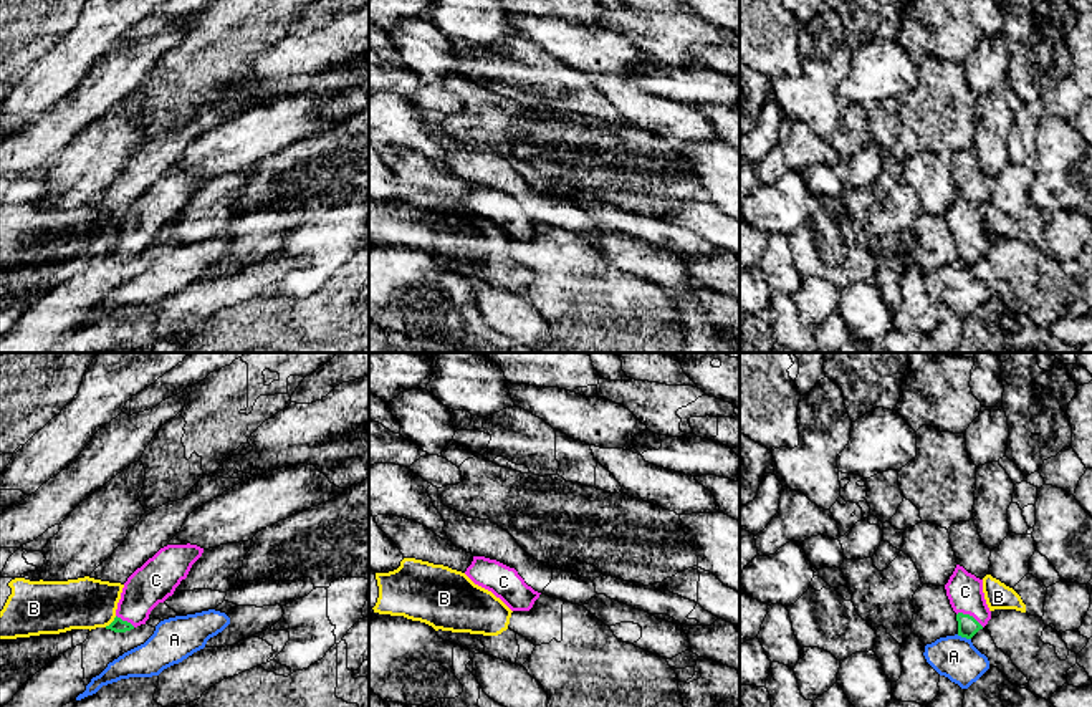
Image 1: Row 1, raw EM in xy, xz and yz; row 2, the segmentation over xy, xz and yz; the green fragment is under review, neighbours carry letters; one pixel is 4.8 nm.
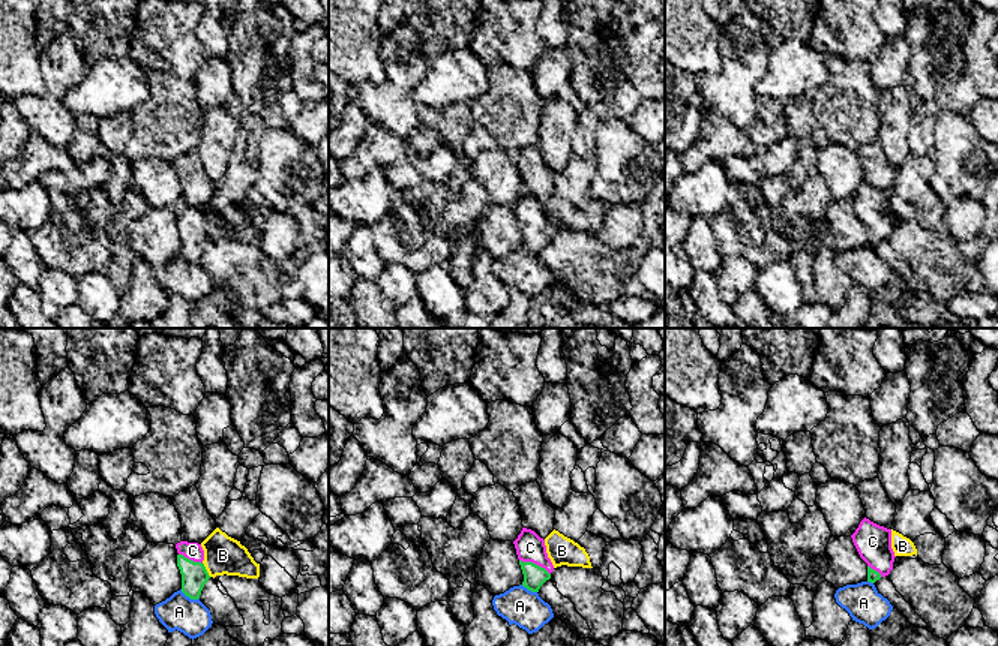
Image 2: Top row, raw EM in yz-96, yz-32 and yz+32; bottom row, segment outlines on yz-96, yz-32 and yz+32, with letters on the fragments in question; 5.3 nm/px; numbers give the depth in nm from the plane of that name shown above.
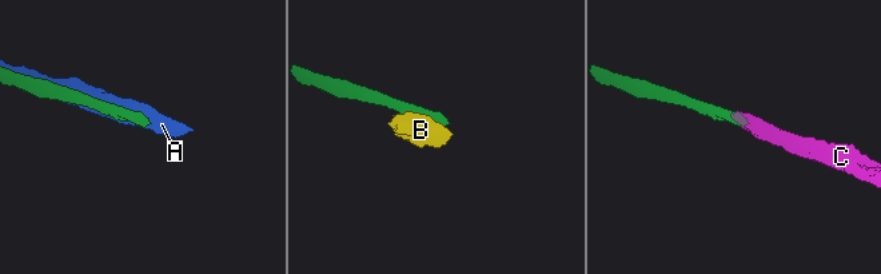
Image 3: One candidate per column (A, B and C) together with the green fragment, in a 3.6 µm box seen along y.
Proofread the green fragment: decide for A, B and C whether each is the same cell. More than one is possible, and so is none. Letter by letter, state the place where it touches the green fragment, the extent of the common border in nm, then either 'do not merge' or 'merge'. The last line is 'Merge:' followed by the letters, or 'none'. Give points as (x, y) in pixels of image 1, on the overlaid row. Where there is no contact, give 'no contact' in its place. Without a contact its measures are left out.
A: meets green in yz at (963, 636); contact 80 nm long; do not merge
B: meets green in xy at (111, 623); contact 80 nm long; do not merge
C: meets green in yz at (970, 616); contact 150 nm long; merge
Merge: C

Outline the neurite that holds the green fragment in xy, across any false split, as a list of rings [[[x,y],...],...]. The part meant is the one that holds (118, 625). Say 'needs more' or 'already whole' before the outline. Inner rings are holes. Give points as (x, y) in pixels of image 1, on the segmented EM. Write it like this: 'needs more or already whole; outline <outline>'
needs more; outline [[[190,543],[160,548],[127,578],[116,618],[106,629],[126,632],[146,624],[151,611],[174,594],[202,553],[204,548]]]

